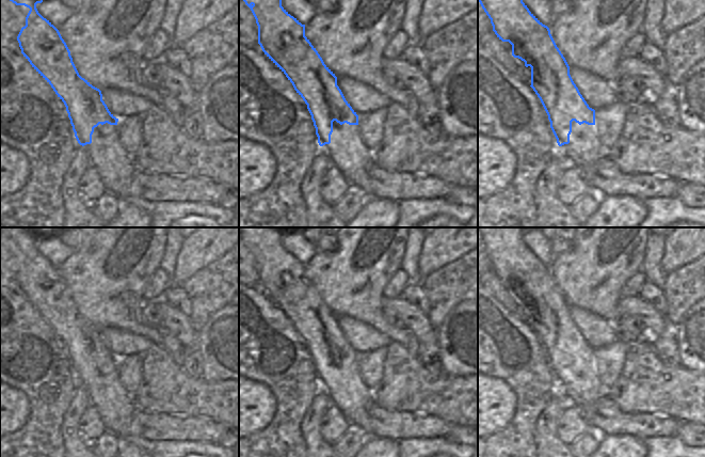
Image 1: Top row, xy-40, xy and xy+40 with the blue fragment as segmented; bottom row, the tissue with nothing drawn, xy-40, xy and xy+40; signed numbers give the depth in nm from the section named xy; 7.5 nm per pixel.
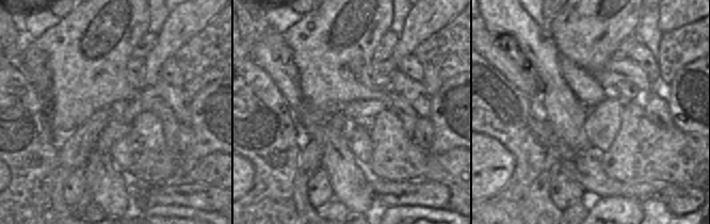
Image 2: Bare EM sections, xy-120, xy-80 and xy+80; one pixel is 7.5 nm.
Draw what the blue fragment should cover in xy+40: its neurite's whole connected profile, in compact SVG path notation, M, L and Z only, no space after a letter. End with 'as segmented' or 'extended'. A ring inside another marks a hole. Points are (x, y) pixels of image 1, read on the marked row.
M478 0L491 19L493 31L512 45L512 56L531 67L531 88L540 98L550 128L563 152L567 166L586 168L608 157L595 132L595 110L590 108L570 75L570 66L557 47L550 30L527 7L523 0Z | extended

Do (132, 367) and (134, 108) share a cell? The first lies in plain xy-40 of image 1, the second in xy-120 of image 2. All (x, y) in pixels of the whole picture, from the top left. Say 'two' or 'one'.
two

